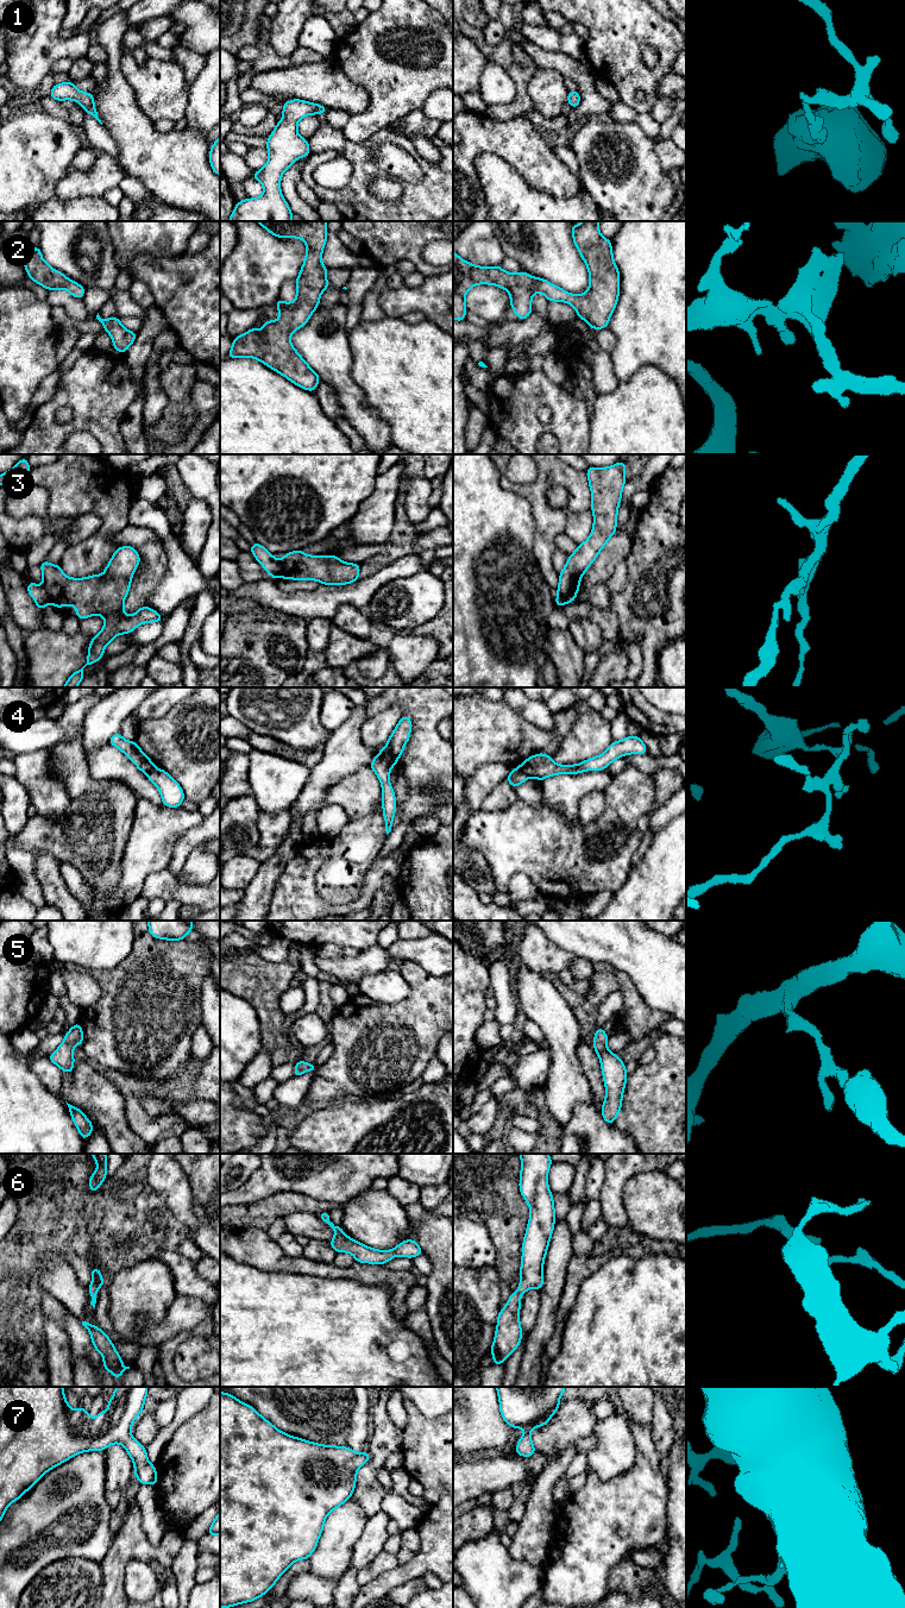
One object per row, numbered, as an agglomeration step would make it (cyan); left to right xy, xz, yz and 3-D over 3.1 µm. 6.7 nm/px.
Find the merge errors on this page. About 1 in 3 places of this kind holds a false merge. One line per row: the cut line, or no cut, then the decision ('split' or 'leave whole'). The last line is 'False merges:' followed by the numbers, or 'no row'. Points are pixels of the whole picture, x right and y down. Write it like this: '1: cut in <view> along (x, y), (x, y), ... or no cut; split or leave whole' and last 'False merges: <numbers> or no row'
1: no cut; leave whole
2: no cut; leave whole
3: cut in yz along (574, 595), (569, 595), (563, 601), (557, 602); split
4: cut in xz along (379, 752), (391, 766); split
5: no cut; leave whole
6: no cut; leave whole
7: no cut; leave whole
False merges: 3, 4

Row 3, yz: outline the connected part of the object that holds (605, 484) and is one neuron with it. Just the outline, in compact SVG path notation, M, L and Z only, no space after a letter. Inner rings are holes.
M618 461L608 467L589 466L586 470L592 495L593 528L590 536L568 557L564 570L559 573L557 602L565 602L568 595L577 595L585 571L617 530L617 511L622 489L627 482L626 467L626 463Z

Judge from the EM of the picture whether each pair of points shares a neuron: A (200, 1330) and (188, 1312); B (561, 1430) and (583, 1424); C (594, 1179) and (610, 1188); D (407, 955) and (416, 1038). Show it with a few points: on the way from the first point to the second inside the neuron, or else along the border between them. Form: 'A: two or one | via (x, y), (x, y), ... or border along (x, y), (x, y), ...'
A: two | border along (207, 1318), (190, 1330), (180, 1331), (173, 1337)
B: one | via (566, 1426), (569, 1424), (578, 1424)
C: two | border along (605, 1166), (605, 1180), (598, 1199)
D: two | border along (401, 962), (416, 962), (433, 974)

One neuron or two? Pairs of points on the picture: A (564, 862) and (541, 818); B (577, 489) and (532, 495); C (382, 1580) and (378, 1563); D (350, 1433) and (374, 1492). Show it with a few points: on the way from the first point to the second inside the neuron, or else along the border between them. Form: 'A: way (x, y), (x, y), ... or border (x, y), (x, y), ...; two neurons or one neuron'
A: way (553, 852), (541, 840), (541, 829); one neuron
B: way (565, 477), (561, 473), (553, 473), (544, 484); one neuron
C: border (397, 1564), (360, 1587); two neurons
D: border (369, 1437), (366, 1442); two neurons

